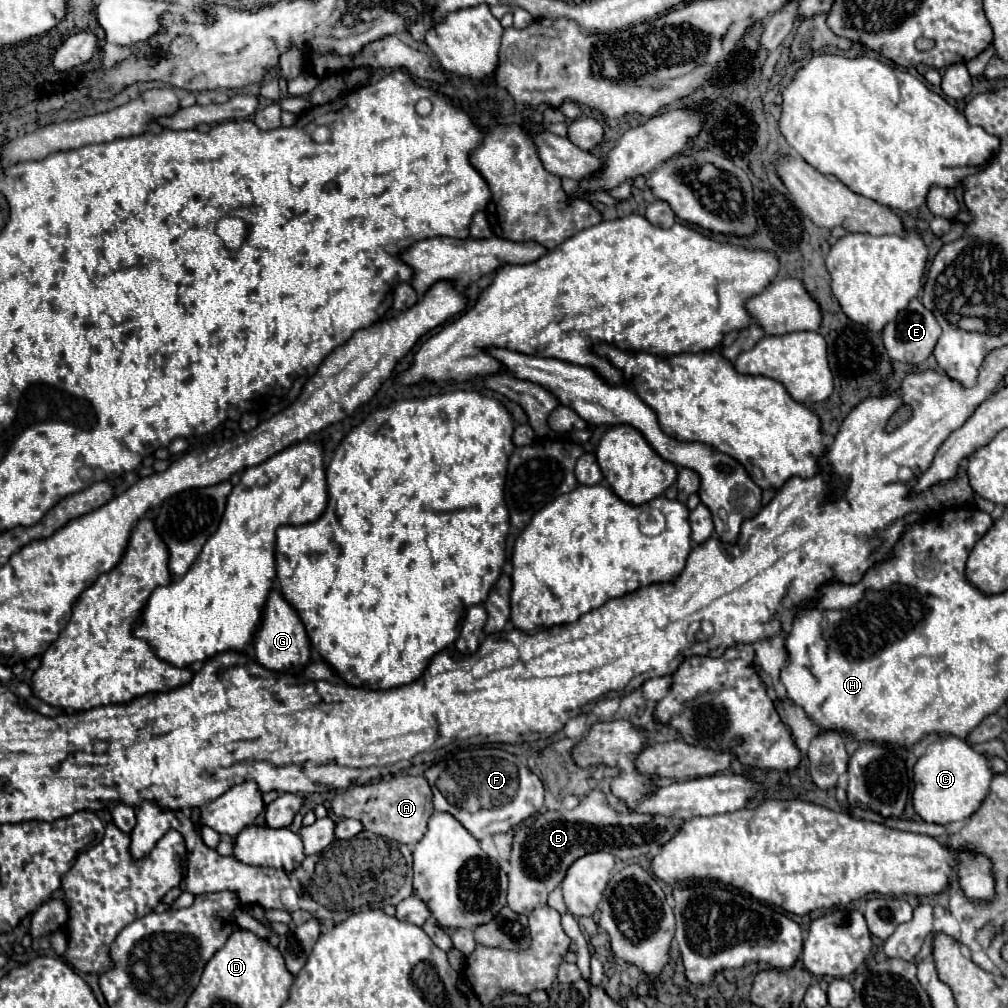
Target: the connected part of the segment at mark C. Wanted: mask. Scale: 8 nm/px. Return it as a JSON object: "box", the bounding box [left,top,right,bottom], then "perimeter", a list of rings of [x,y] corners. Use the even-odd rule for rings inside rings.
{"box":[913,736,993,824],"perimeter":[[[945,736],[939,742],[933,742],[917,760],[913,774],[913,808],[925,822],[935,824],[967,820],[973,812],[979,810],[993,780],[989,758],[981,752],[975,752],[965,740],[957,736]]]}

